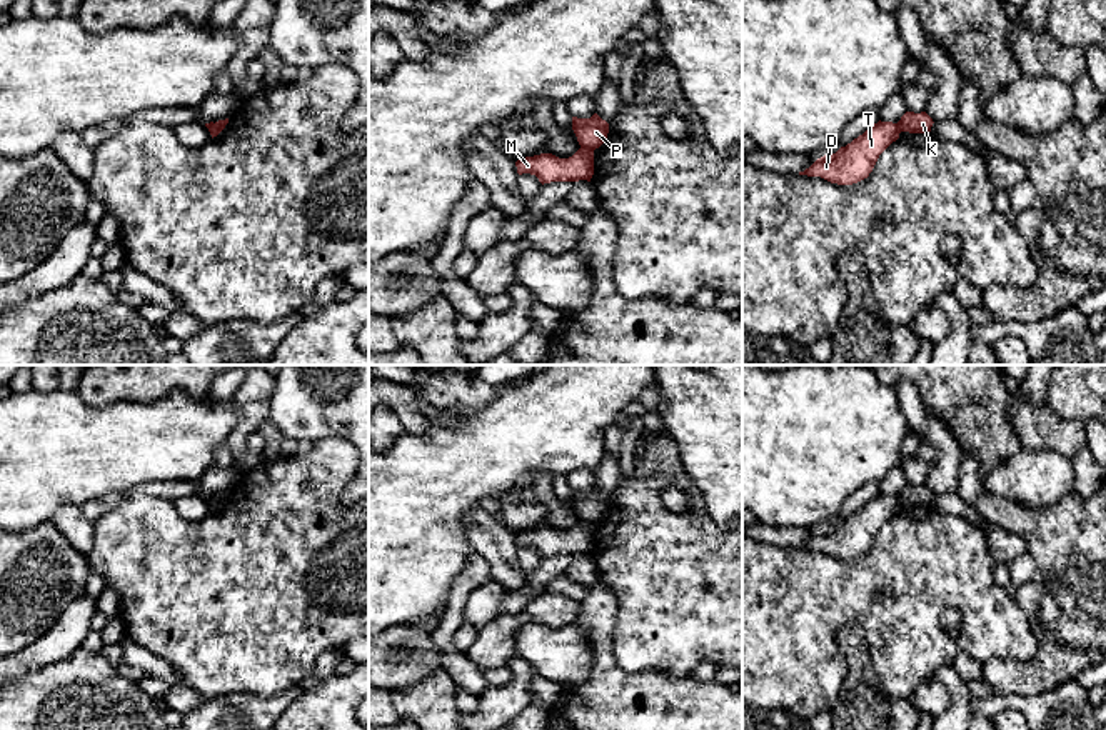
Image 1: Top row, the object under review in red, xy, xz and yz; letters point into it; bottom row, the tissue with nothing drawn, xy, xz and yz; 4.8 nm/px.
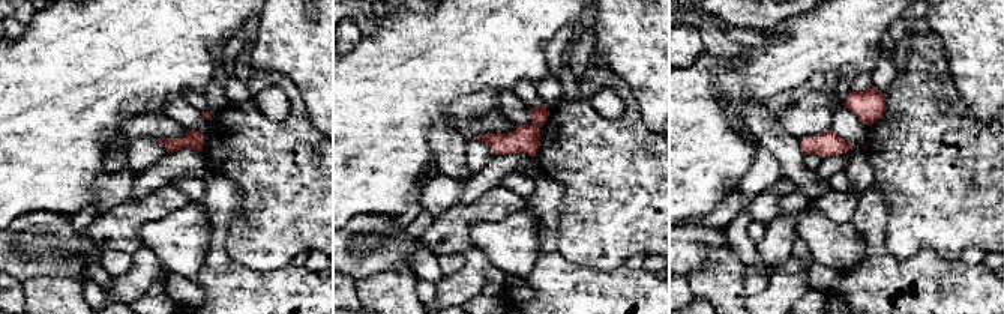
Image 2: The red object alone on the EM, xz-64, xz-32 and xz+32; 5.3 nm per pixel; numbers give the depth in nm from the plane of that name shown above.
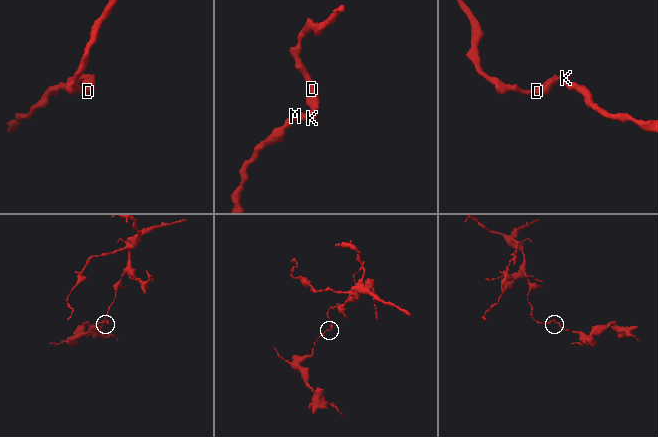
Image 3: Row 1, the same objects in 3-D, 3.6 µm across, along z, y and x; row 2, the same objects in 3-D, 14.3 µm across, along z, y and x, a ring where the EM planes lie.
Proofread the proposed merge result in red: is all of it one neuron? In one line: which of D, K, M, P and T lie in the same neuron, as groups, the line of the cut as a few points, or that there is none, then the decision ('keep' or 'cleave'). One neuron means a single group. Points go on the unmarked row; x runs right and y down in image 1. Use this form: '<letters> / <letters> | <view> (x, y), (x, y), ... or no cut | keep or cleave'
D P T / K M | xz (581, 519), (594, 522) | cleave

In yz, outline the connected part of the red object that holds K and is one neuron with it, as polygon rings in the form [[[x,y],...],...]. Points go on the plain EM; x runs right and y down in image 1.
[[[906,485],[897,495],[897,500],[899,505],[928,508],[931,505],[933,497],[934,497],[933,492],[926,485],[921,487]]]

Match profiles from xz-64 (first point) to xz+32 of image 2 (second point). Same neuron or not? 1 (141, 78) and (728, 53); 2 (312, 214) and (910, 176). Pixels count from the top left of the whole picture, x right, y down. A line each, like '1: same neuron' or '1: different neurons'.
1: different neurons
2: same neuron

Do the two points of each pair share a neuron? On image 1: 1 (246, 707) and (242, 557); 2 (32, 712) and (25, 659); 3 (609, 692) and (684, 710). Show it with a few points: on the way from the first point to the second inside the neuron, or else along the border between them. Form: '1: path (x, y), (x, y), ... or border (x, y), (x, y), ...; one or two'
1: border (284, 692), (271, 695), (219, 694), (207, 700); two
2: border (64, 657), (40, 669), (29, 670), (17, 679); two
3: path (628, 710), (666, 712); one

